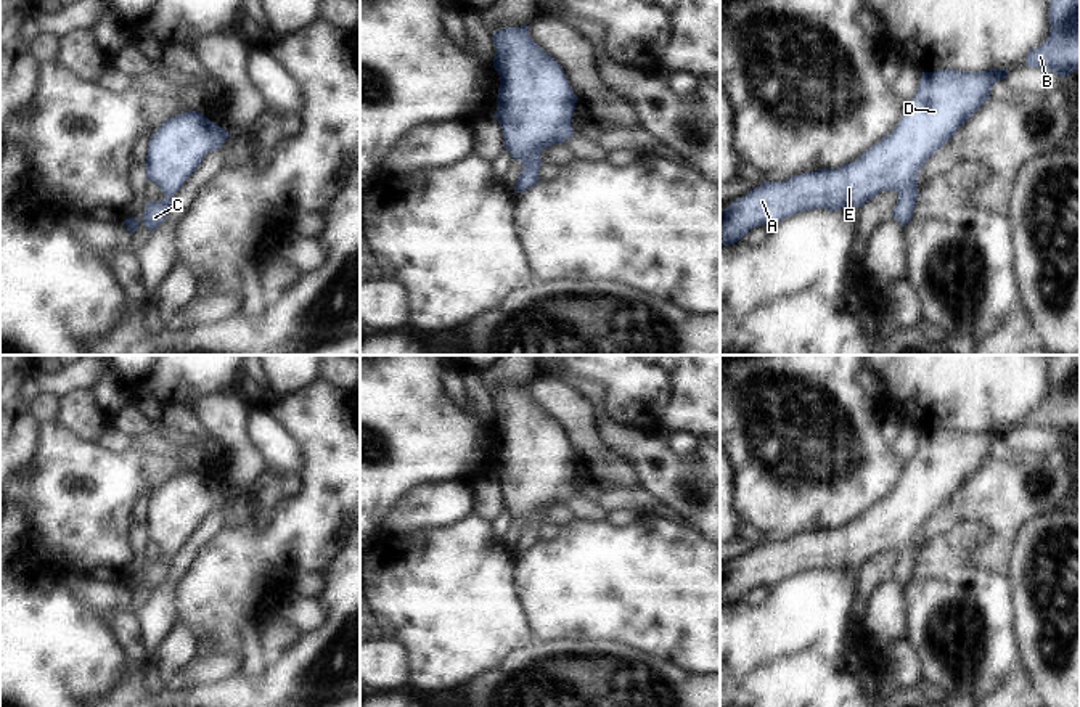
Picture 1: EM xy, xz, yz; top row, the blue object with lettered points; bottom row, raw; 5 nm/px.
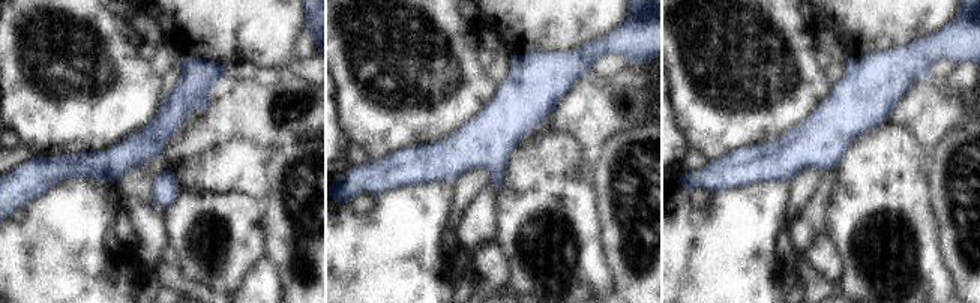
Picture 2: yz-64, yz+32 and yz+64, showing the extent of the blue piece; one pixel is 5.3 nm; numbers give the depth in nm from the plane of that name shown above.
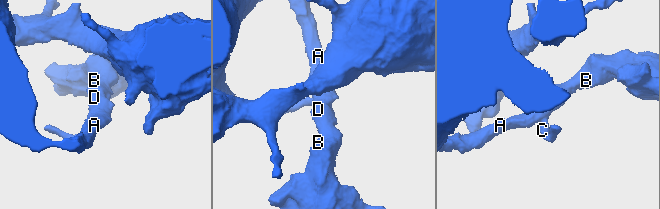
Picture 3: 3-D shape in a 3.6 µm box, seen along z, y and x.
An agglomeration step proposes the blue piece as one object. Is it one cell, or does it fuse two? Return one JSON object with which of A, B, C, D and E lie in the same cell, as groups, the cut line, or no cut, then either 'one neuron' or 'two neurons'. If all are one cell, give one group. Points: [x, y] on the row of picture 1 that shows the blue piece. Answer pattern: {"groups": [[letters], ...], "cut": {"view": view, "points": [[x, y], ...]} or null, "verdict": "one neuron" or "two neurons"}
{"groups": [["A", "B", "C", "D", "E"]], "cut": null, "verdict": "one neuron"}

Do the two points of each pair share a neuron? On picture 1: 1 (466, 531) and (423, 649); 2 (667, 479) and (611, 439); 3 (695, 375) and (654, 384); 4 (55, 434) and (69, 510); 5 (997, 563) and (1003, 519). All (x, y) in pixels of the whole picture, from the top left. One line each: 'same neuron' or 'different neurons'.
1: same neuron
2: same neuron
3: different neurons
4: same neuron
5: different neurons

